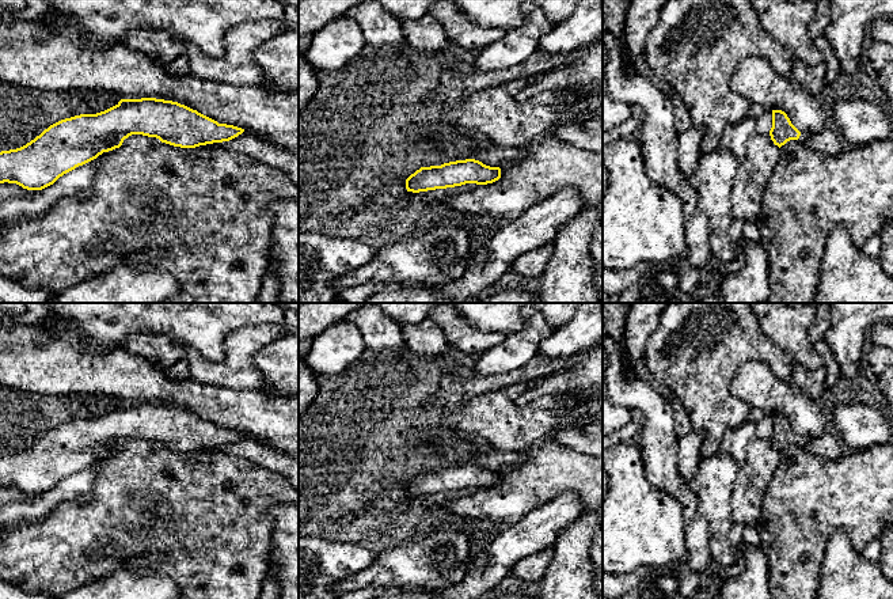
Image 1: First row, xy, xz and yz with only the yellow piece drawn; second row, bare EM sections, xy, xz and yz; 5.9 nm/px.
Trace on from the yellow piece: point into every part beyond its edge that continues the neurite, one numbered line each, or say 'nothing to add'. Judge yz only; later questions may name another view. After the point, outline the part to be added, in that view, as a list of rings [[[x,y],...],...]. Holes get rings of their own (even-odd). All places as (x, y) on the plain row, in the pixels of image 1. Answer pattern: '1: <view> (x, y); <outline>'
1: yz (825, 446); [[[822,433],[818,437],[801,436],[798,446],[824,459],[837,460],[843,456],[837,439],[828,433]]]

